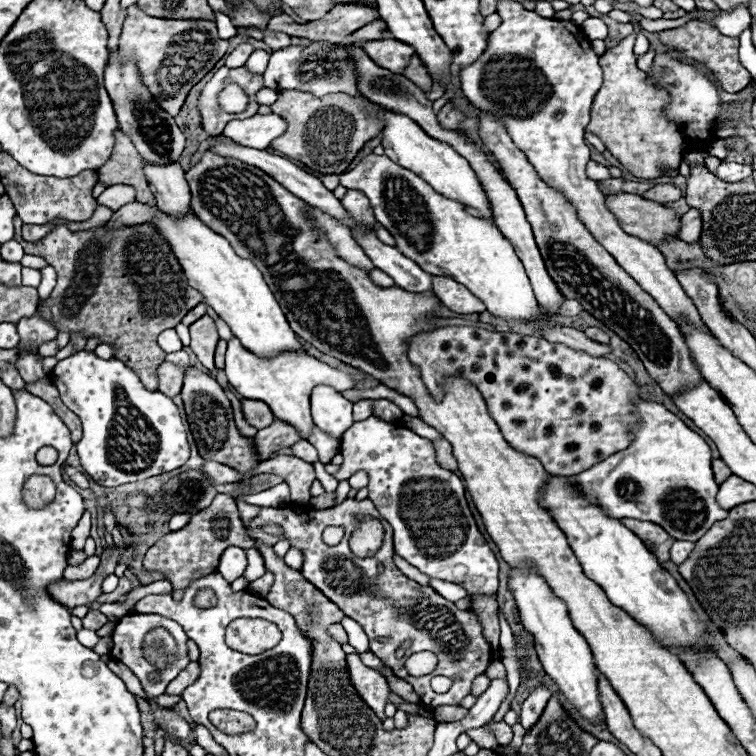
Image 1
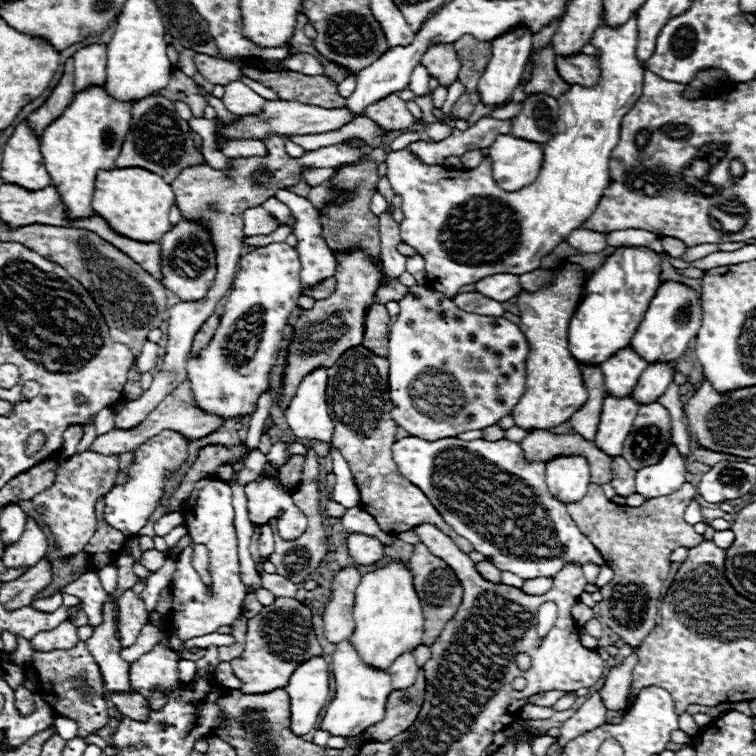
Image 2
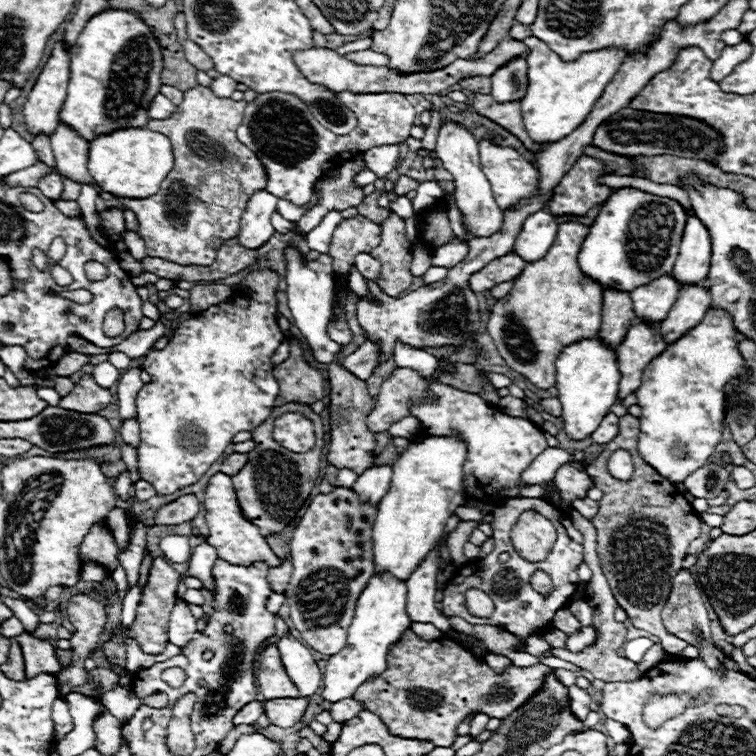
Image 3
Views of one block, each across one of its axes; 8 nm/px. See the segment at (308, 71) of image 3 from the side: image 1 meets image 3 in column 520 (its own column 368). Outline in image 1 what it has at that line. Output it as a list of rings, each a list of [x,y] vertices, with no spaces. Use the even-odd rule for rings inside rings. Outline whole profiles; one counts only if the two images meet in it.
[[[390,38],[390,40],[370,40],[362,48],[380,68],[386,68],[386,70],[398,72],[398,74],[402,74],[402,70],[408,66],[408,62],[414,54],[412,46],[408,46],[400,40],[394,40],[394,38]]]

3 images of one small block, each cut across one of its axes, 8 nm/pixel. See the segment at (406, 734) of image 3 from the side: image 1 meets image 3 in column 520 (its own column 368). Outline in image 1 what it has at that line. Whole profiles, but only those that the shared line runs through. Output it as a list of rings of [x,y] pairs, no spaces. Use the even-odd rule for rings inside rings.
[[[348,654],[346,664],[348,664],[348,672],[358,694],[364,698],[364,702],[368,702],[368,706],[376,712],[376,716],[386,720],[384,706],[388,704],[388,694],[390,694],[386,678],[378,670],[364,666],[358,654]]]

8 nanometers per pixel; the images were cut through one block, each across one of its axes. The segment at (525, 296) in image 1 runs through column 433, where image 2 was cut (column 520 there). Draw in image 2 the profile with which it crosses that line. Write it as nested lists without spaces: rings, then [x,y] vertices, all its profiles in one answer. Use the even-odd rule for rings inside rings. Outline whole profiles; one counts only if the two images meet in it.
[[[632,14],[632,18],[626,24],[614,28],[600,24],[596,28],[596,34],[590,38],[590,44],[600,50],[600,56],[596,58],[600,62],[602,72],[600,80],[592,88],[572,84],[568,92],[558,96],[556,134],[546,144],[544,164],[540,168],[538,178],[532,184],[516,192],[500,188],[492,176],[492,164],[488,156],[484,156],[482,164],[478,164],[472,170],[450,170],[442,166],[424,166],[418,160],[414,160],[408,150],[388,152],[384,160],[388,166],[388,182],[392,190],[402,198],[404,214],[404,220],[400,222],[402,242],[414,246],[418,254],[424,258],[428,288],[442,292],[446,298],[454,298],[462,286],[474,284],[484,276],[500,274],[504,270],[516,270],[510,274],[526,274],[530,270],[536,270],[540,266],[540,258],[548,254],[556,244],[560,244],[572,230],[580,228],[582,222],[594,212],[598,200],[602,198],[604,188],[610,182],[608,160],[610,152],[614,150],[620,138],[622,116],[642,96],[644,68],[636,58],[638,46],[636,14]]]

